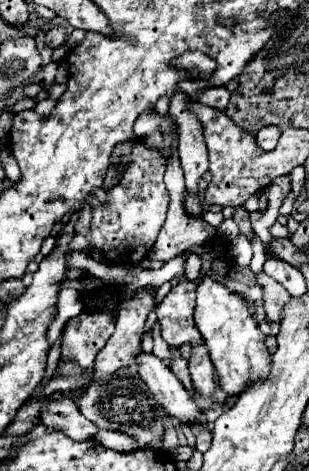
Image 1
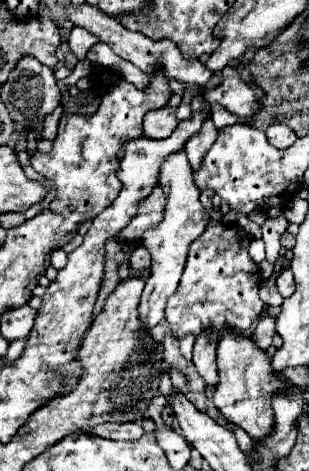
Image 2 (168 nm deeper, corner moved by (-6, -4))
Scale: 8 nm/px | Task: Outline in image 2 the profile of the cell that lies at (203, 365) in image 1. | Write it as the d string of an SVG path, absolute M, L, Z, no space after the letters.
M219 334L215 336L199 336L193 348L193 364L197 368L197 372L201 374L201 378L205 380L207 386L215 386L217 384L217 364L215 364L215 344L219 340Z

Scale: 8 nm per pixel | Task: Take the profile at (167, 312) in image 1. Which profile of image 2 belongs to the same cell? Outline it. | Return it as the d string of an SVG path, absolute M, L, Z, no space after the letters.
M211 220L207 230L191 244L179 288L169 298L167 310L165 310L165 318L169 322L173 338L179 340L179 338L183 338L187 334L201 336L203 332L221 332L227 322L237 322L239 330L251 328L251 322L261 314L265 304L259 298L259 268L249 258L249 252L247 252L249 242L251 242L251 236L243 228Z

